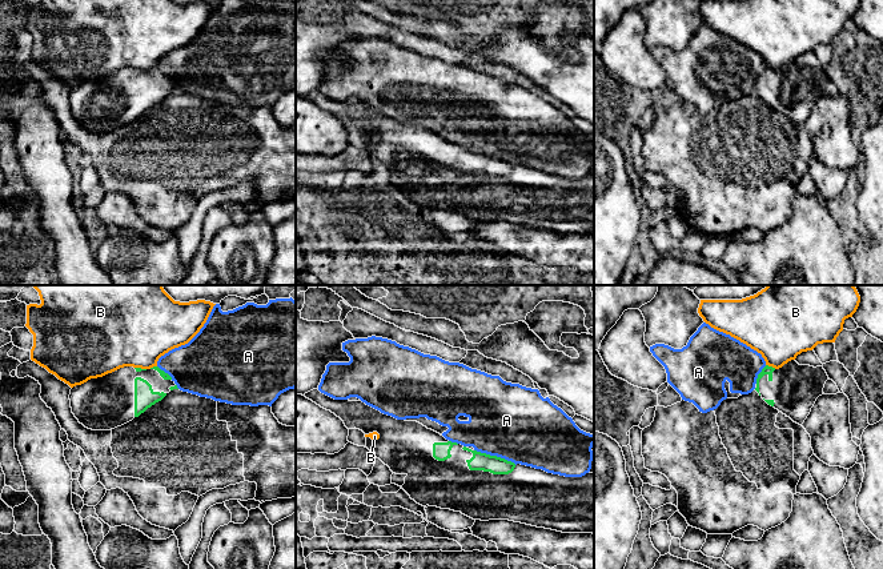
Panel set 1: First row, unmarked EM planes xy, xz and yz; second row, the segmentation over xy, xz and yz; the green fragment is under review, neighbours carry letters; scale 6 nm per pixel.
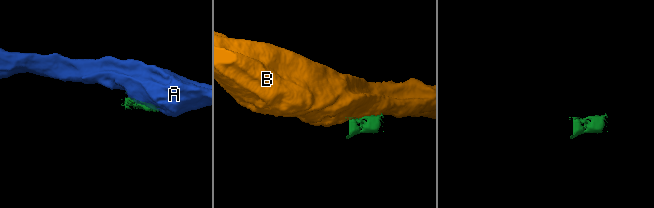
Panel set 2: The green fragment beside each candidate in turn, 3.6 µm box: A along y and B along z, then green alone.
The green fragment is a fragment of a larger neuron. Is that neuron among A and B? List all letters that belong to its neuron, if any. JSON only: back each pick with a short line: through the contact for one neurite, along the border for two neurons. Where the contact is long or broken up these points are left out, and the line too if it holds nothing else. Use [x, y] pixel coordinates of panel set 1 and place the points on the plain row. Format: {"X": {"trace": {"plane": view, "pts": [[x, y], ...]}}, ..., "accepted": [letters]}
{"accepted": []}

